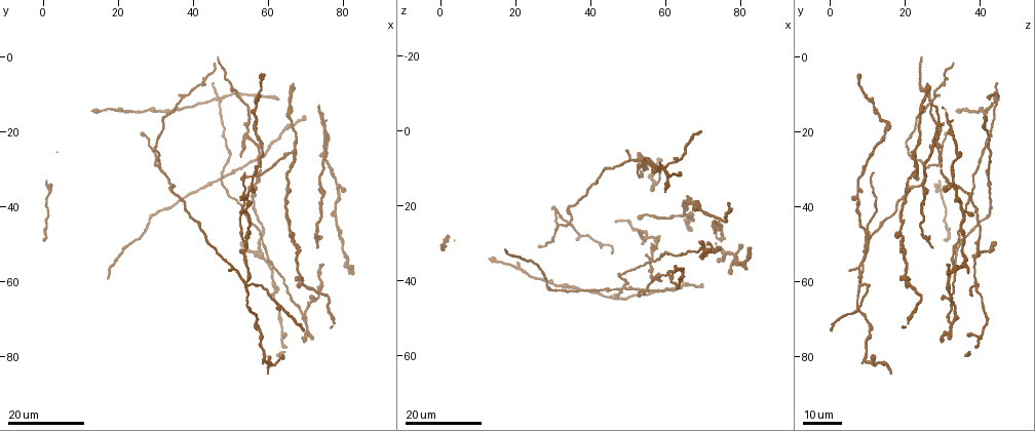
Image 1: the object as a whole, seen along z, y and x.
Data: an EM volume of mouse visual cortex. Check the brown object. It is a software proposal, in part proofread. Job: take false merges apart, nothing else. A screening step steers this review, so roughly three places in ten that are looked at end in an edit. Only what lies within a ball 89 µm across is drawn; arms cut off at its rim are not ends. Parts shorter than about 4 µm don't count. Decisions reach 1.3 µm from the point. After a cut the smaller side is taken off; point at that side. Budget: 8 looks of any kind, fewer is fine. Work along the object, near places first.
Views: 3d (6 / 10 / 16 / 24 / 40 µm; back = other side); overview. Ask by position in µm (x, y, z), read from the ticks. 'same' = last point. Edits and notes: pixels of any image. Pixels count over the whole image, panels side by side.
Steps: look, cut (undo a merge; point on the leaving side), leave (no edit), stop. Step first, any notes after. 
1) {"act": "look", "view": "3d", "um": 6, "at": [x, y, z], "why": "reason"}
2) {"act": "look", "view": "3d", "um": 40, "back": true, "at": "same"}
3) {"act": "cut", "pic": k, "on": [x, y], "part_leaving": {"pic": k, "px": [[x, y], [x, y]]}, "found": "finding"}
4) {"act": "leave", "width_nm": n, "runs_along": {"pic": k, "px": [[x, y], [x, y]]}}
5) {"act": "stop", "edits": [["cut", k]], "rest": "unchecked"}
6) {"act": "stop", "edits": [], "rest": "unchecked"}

{"act": "look", "view": "3d", "um": 24, "at": [54.0, 21.5, 28.5], "why": "two arms in line, one across"}

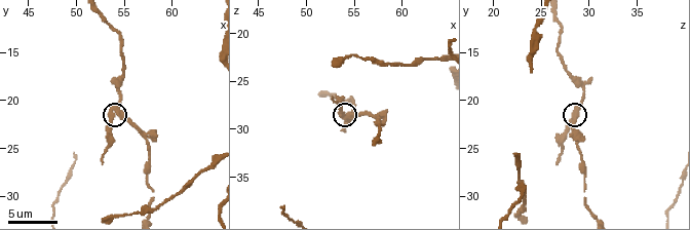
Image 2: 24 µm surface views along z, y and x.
{"act": "look", "view": "3d", "um": 10, "at": [54.0, 21.4, 28.6]}

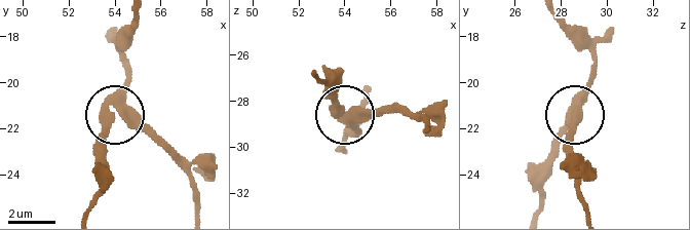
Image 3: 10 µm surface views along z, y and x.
{"act": "look", "view": "3d", "um": 6, "at": [54.2, 21.3, 28.4]}

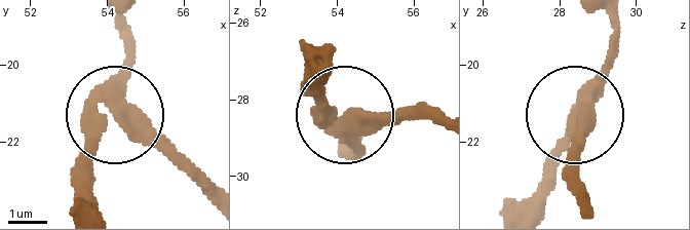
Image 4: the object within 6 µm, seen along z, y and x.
{"act": "leave", "width_nm": 430, "runs_along": {"pic": 4, "px": [[125, 20], [131, 69], [76, 193]]}, "found": "continuous, no second neuron"}

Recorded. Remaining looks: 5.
{"act": "look", "view": "3d", "um": 16, "at": [54.0, 60.5, 8.0], "why": "four-way junction"}

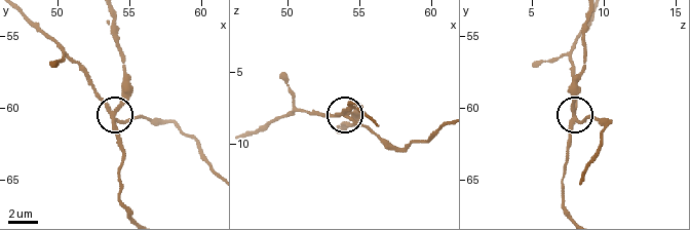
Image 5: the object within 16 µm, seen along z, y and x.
{"act": "look", "view": "3d", "um": 10, "at": [54.0, 60.2, 7.8], "why": "zoom in"}

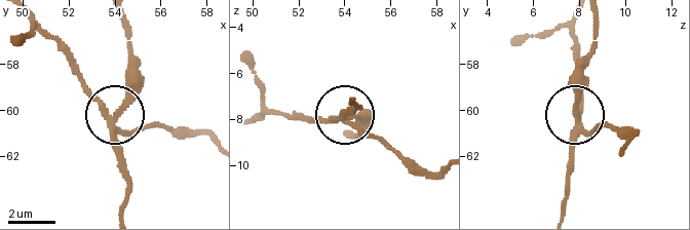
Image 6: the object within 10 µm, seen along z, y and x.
{"act": "cut", "pic": 6, "on": [89, 94], "arms": 4, "part_leaving": {"pic": 6, "px": [[112, 120], [71, 58], [30, 16]]}, "found": "two neurons meet here"}

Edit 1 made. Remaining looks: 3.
{"act": "look", "view": "3d", "um": 24, "at": [58.0, 52.0, 39.0]}

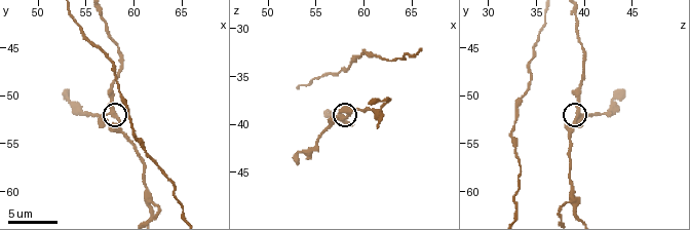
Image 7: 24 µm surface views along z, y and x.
{"act": "look", "view": "3d", "um": 10, "at": [57.6, 51.6, 39.2]}

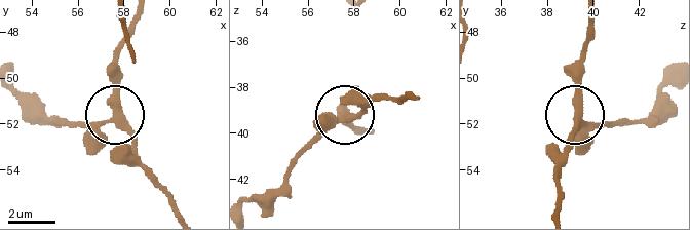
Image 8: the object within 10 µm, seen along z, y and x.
{"act": "leave", "width_nm": 320, "found": "continuous, no second neuron"}

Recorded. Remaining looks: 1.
{"act": "stop", "edits": [["cut", 6]], "rest": "unchecked"}

